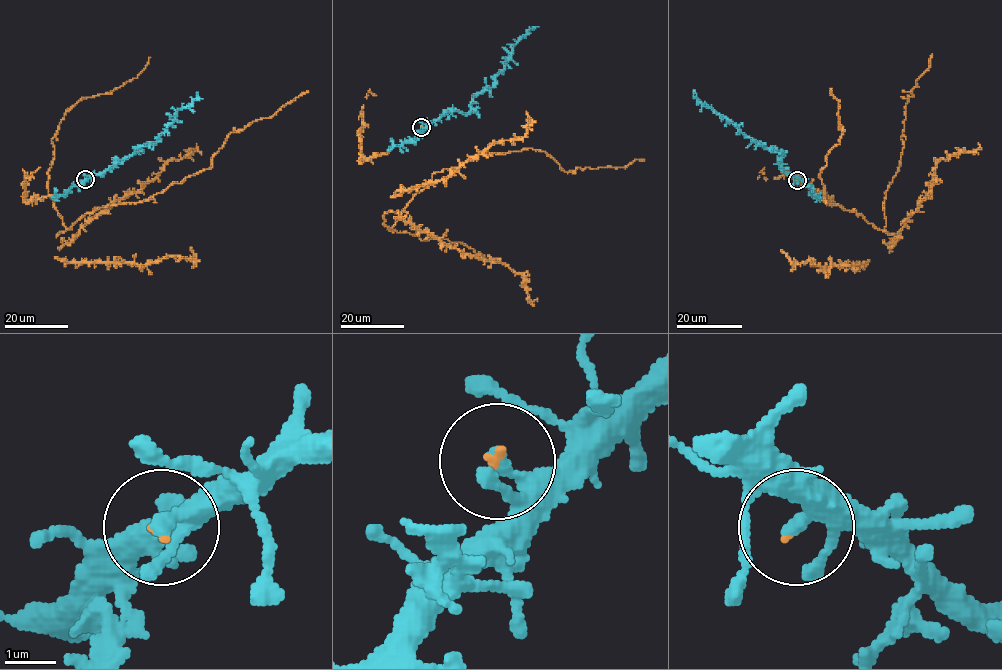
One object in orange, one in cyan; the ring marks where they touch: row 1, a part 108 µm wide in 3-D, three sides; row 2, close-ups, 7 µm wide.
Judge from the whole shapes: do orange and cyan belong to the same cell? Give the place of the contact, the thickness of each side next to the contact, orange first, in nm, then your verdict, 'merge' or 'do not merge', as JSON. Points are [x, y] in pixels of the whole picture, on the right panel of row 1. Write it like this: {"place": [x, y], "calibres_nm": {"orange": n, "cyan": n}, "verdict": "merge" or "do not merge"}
{"place": [797, 180], "calibres_nm": {"orange": 70, "cyan": 320}, "verdict": "merge"}

